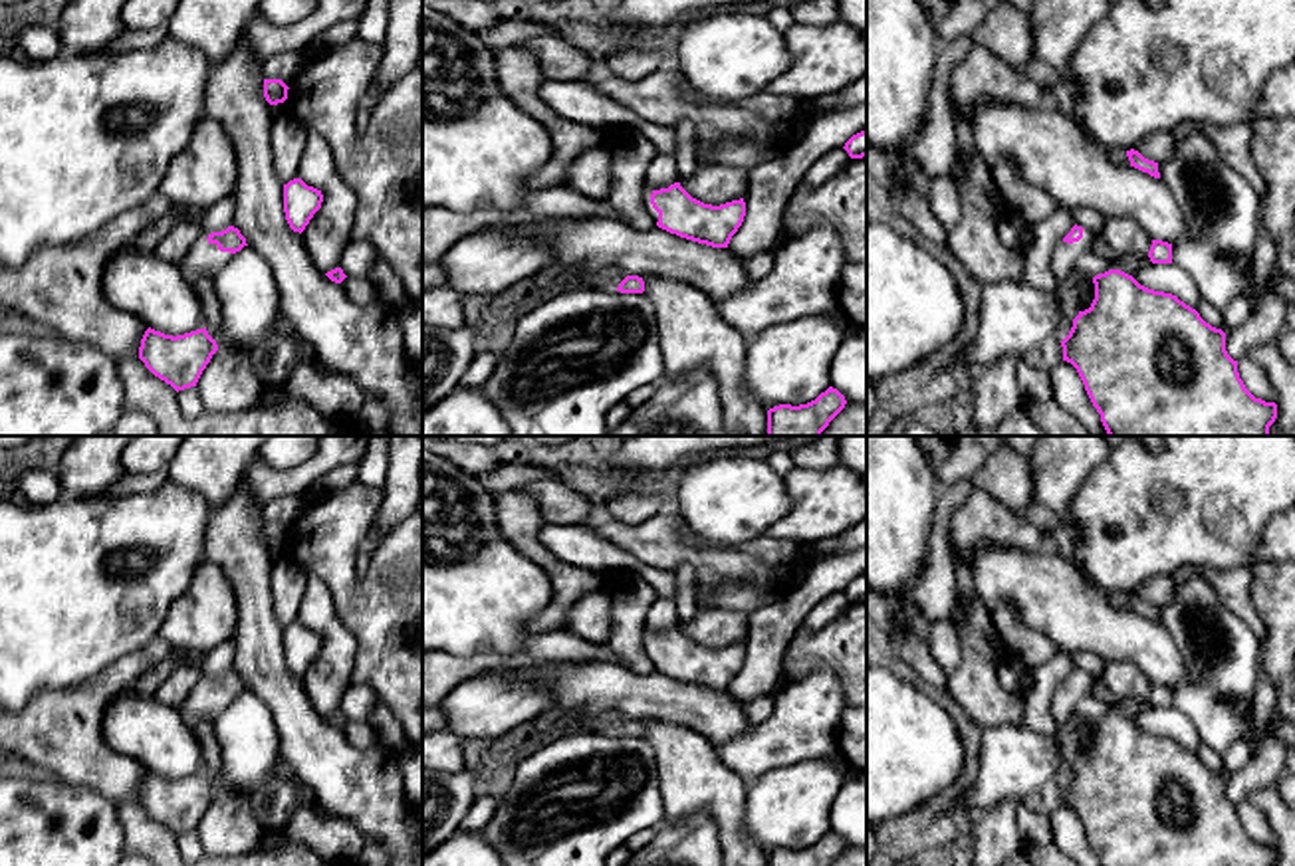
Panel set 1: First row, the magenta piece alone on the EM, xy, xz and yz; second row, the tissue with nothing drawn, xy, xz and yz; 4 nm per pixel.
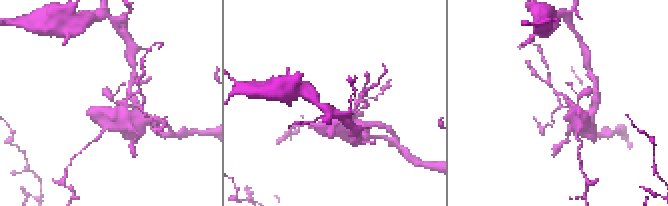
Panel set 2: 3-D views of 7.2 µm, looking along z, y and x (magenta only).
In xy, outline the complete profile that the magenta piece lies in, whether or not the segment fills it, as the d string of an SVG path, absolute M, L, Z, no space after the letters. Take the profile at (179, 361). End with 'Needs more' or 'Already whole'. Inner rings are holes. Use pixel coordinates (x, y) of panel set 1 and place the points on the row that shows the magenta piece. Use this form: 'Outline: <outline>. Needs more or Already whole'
Outline: M149 327L141 339L139 359L178 392L196 386L216 351L218 345L206 327L177 337Z. Already whole

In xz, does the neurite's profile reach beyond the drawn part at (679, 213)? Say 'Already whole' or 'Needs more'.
Needs more

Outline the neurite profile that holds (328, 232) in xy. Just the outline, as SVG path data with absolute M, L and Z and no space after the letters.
M307 133L297 178L323 194L321 208L301 238L313 266L327 273L339 268L341 254L351 242L359 200L355 190L337 174L331 149L317 133Z

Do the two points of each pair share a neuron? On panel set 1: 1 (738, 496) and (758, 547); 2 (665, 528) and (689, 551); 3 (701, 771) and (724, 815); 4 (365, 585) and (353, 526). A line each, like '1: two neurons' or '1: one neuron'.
1: two neurons
2: one neuron
3: one neuron
4: one neuron

